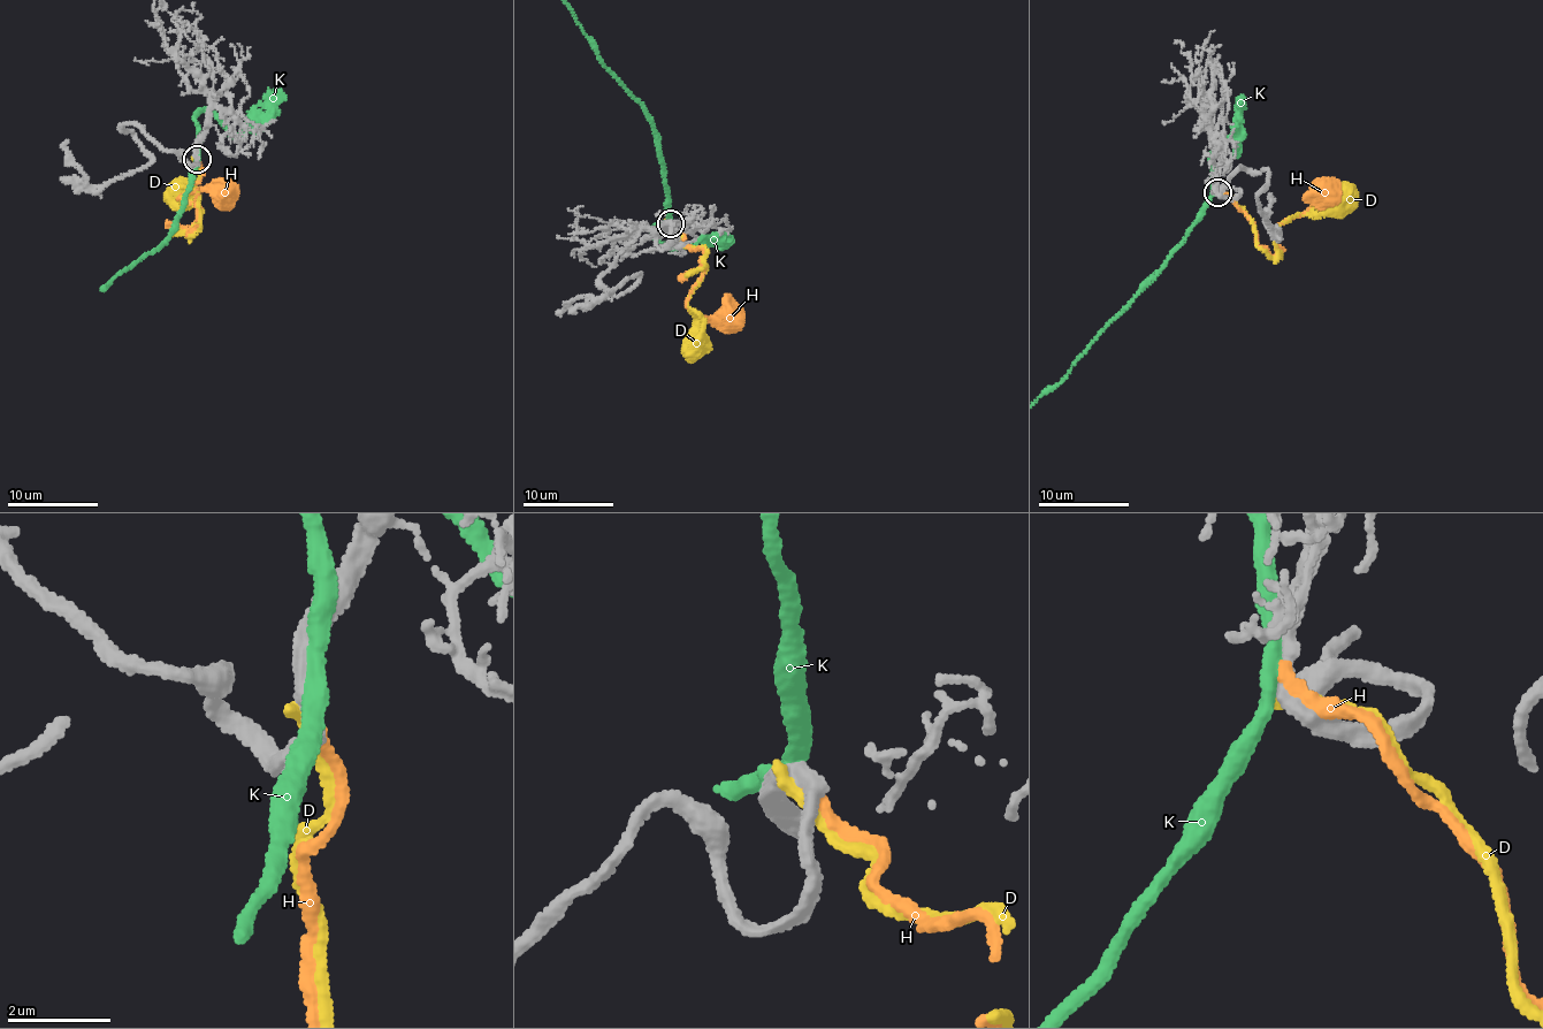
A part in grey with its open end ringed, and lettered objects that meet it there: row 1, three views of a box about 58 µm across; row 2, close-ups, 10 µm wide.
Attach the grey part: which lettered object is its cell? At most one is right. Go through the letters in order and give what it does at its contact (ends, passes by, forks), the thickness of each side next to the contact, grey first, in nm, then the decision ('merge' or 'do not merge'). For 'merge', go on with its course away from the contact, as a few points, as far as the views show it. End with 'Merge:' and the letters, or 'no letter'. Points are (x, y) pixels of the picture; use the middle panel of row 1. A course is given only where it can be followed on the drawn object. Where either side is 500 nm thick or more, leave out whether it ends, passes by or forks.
D: it ends; calibres 360 and 300 nm; do not merge
H: it ends; calibres 340 and 320 nm; merge
K: it passes by; calibres 360 and 320 nm; do not merge
Merge: H

